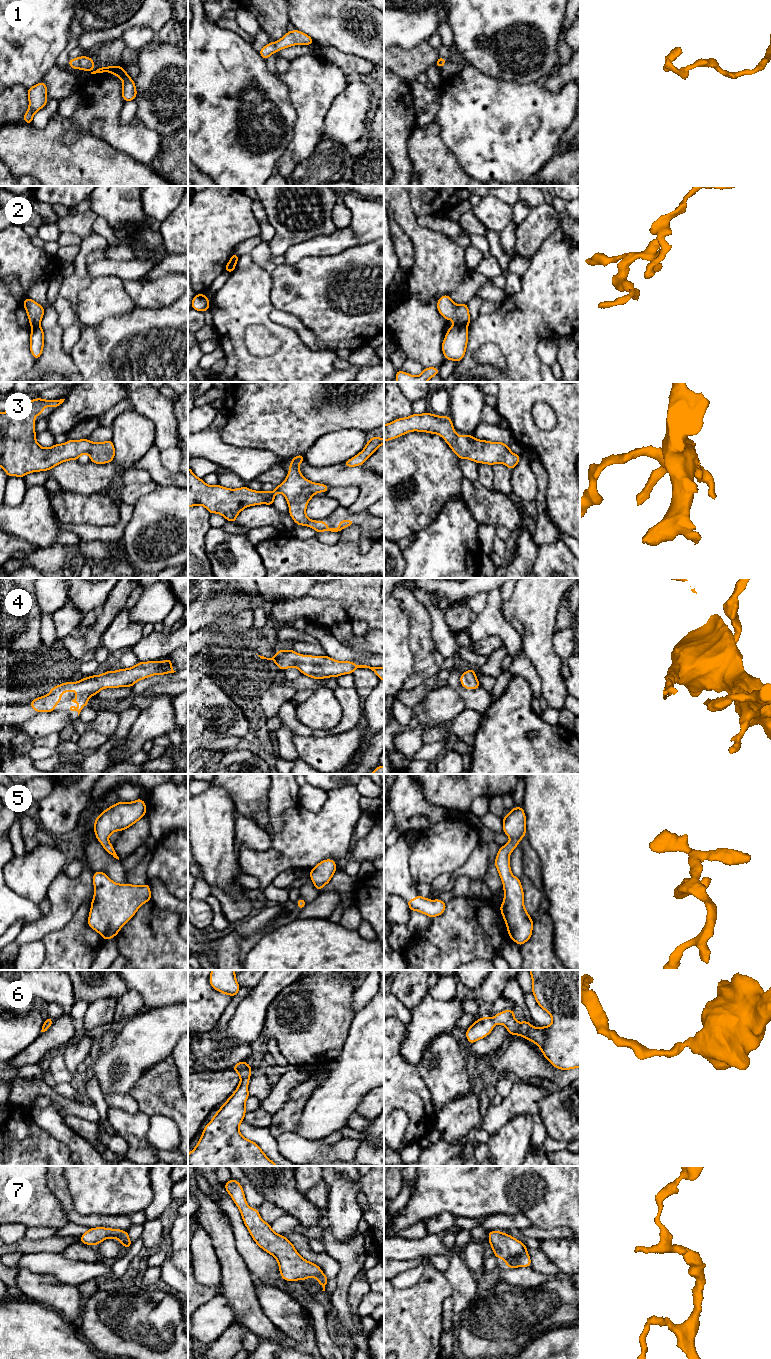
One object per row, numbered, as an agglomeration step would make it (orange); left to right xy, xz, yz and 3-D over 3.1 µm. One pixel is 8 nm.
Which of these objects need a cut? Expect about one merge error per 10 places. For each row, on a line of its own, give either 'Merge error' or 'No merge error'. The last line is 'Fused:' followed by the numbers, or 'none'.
1: No merge error
2: Merge error
3: No merge error
4: No merge error
5: No merge error
6: No merge error
7: No merge error
Fused: 2

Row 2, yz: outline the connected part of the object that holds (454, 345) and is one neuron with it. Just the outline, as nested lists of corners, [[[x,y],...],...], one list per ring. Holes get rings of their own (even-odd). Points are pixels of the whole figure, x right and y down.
[[[452,325],[446,332],[441,346],[445,359],[460,362],[466,353],[467,343],[467,327]]]

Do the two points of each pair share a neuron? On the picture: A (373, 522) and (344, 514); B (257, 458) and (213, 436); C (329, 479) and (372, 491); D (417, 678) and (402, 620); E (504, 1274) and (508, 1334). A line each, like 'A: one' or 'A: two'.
A: one
B: one
C: one
D: two
E: two

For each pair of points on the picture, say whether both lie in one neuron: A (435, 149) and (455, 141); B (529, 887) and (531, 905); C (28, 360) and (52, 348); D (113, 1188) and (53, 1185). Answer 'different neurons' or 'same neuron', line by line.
A: different neurons
B: same neuron
C: different neurons
D: different neurons

